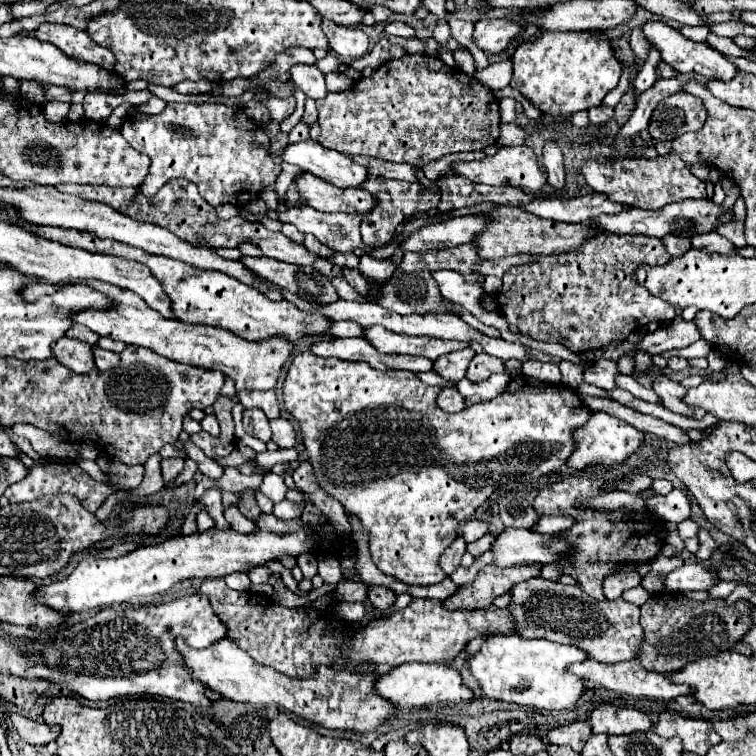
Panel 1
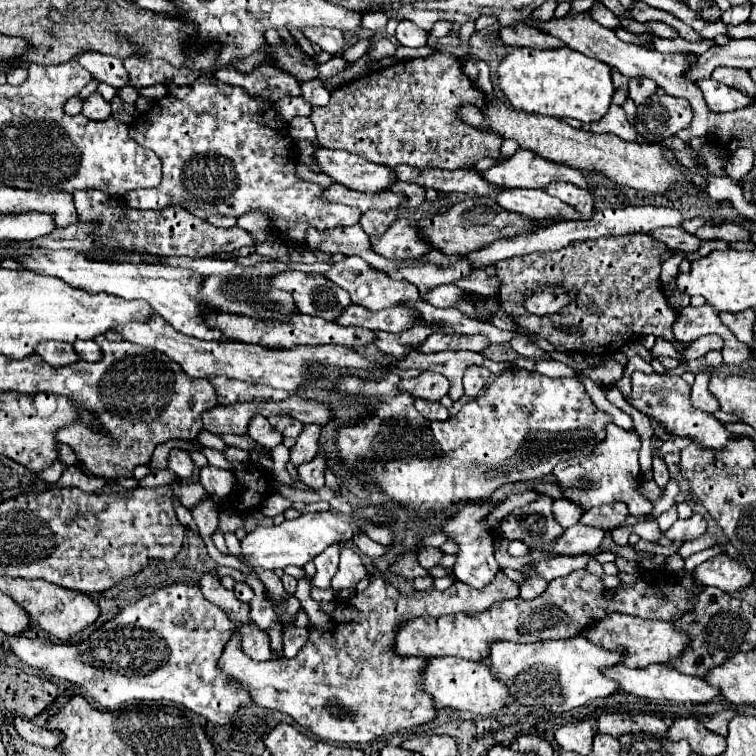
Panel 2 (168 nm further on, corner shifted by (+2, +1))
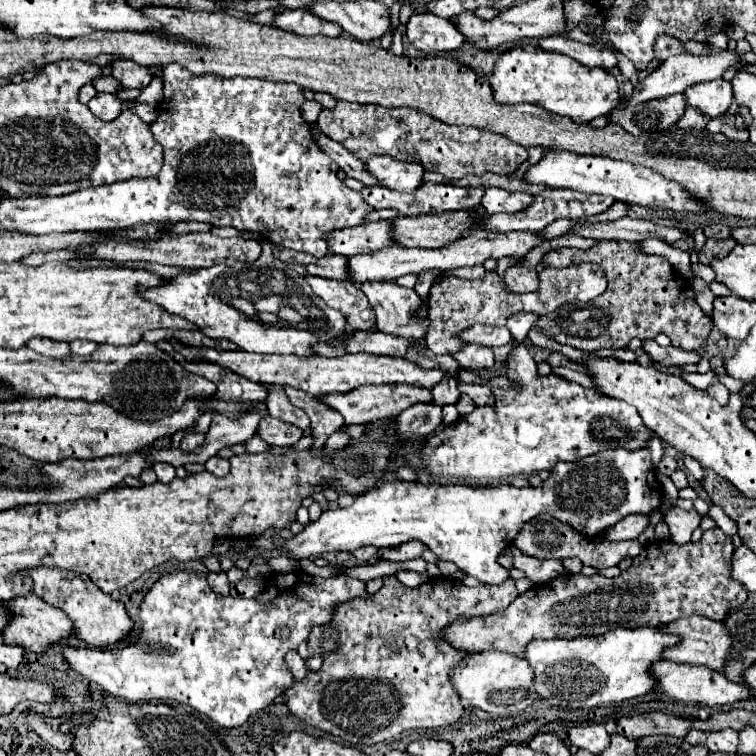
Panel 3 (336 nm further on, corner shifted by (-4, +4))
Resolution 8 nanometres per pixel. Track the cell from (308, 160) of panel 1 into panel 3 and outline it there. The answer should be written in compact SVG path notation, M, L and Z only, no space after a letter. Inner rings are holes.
M372 156L366 162L368 172L388 190L412 192L422 184L424 168L418 162L400 162L390 156Z

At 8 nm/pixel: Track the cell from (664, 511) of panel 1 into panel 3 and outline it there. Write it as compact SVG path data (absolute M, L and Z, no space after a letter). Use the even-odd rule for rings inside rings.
M648 448L644 450L612 450L602 460L578 460L578 462L558 462L550 478L540 488L516 488L510 484L492 486L492 488L472 488L460 484L416 484L416 482L384 482L382 486L356 496L354 504L348 508L326 510L318 520L310 520L300 534L294 534L290 540L284 540L284 552L294 560L318 558L328 552L348 550L354 552L362 546L390 548L400 546L408 540L424 542L440 560L454 562L464 574L478 578L482 584L500 584L508 578L508 570L498 562L500 552L512 546L520 524L528 522L538 514L552 514L554 518L570 524L586 536L602 534L608 526L616 524L628 514L650 514L658 510L664 494L662 486L656 480L654 466L650 462Z

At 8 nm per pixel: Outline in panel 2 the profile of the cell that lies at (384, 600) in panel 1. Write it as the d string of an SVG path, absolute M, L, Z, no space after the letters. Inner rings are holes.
M502 571L494 577L490 585L484 589L470 589L470 585L456 581L446 591L414 591L410 595L402 595L394 585L390 585L384 577L371 576L370 583L362 593L356 593L352 599L332 601L332 603L316 603L310 597L310 581L304 577L298 581L296 597L302 603L302 609L308 615L308 641L300 649L300 653L292 659L280 657L270 661L254 661L238 649L238 637L230 639L226 645L218 667L230 673L236 681L246 685L252 701L266 709L276 709L290 715L298 725L312 731L324 741L334 741L342 745L362 745L372 743L378 737L398 733L402 729L418 727L430 723L436 717L434 699L430 693L422 691L422 671L428 659L422 657L400 657L394 651L394 641L398 629L416 617L422 615L448 615L448 613L482 613L492 607L496 601L518 597L518 583L510 581Z

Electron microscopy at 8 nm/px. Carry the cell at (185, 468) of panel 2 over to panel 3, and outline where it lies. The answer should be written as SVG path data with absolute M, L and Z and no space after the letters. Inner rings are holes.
M190 432L182 438L182 444L180 444L180 450L188 452L188 450L196 450L200 444L204 442L204 434L196 434L196 432Z

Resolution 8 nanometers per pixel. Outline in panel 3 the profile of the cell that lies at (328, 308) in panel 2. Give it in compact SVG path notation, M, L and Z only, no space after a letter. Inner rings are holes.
M306 274L304 280L310 284L314 294L318 294L330 308L340 310L344 318L348 318L350 328L372 330L376 316L372 314L372 306L368 306L368 298L360 294L360 288L356 284L336 282L310 274Z

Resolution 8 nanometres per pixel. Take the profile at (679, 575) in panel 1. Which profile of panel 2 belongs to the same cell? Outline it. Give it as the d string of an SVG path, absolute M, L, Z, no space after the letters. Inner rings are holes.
M726 553L716 555L714 559L702 563L692 573L704 587L718 587L726 593L740 591L748 587L754 579L754 573L746 565L742 565L738 559Z

